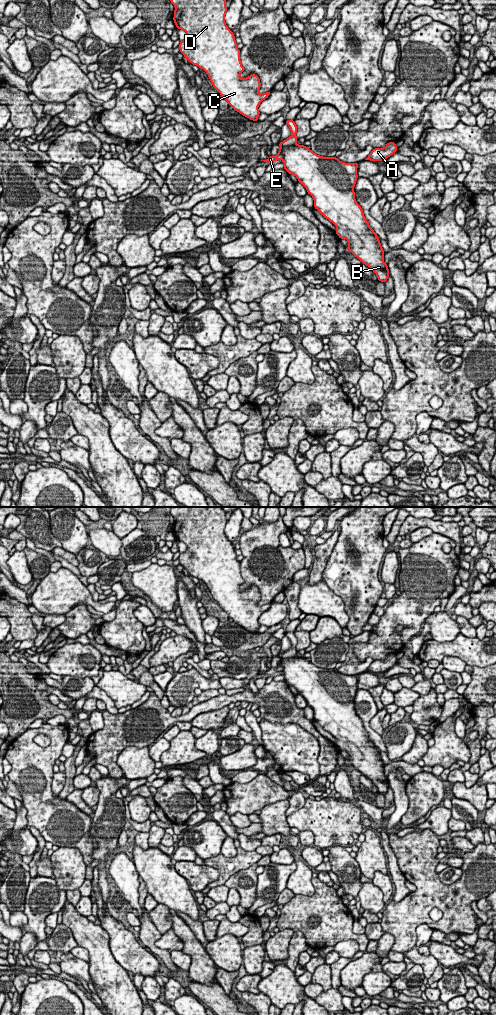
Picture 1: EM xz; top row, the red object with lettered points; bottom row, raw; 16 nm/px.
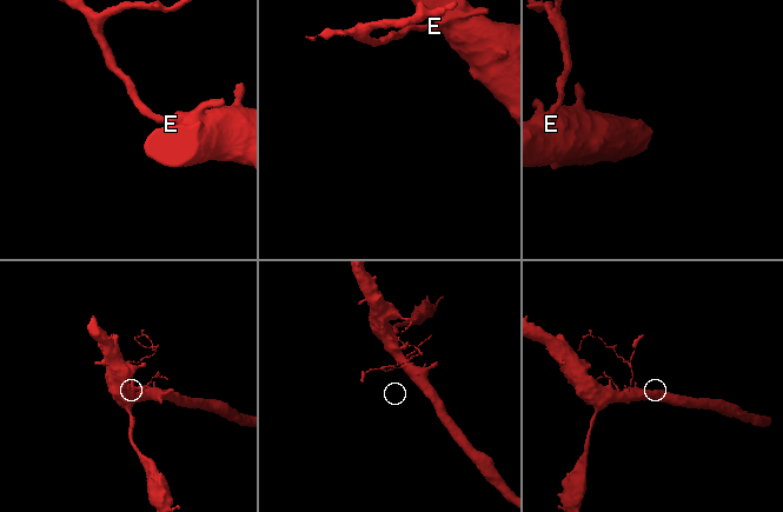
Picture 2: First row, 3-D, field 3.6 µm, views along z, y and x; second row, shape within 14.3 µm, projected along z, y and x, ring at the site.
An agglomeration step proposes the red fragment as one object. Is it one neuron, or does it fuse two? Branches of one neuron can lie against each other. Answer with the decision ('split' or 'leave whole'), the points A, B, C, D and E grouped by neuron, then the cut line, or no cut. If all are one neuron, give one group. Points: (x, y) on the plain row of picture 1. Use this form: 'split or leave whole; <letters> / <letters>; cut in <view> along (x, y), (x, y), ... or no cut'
split; A B C D / E; cut in xz along (280, 654), (283, 658), (290, 658), (295, 655)

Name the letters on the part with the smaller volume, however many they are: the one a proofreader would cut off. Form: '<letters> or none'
E

